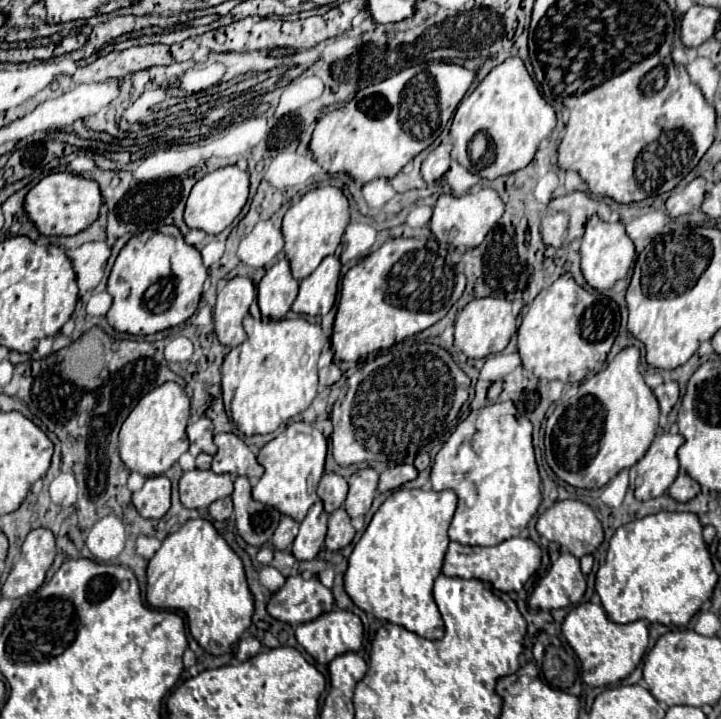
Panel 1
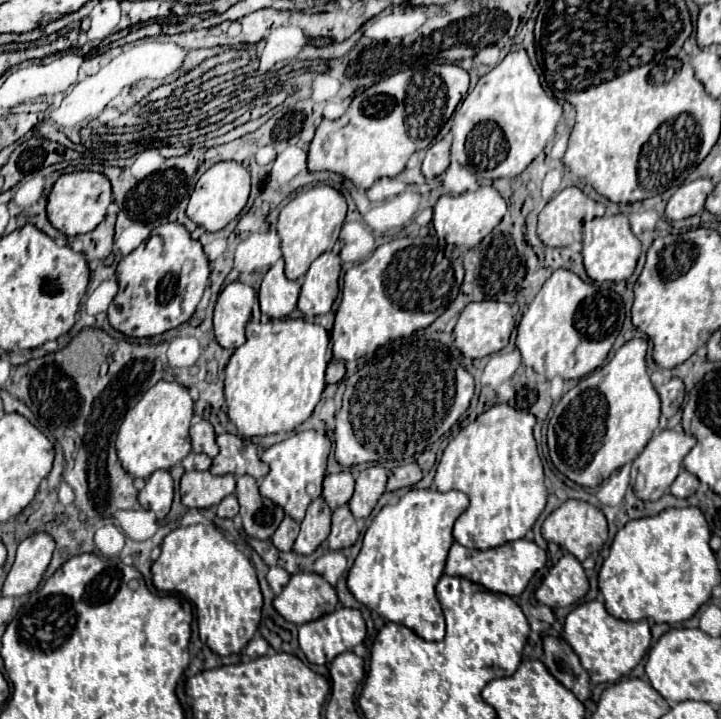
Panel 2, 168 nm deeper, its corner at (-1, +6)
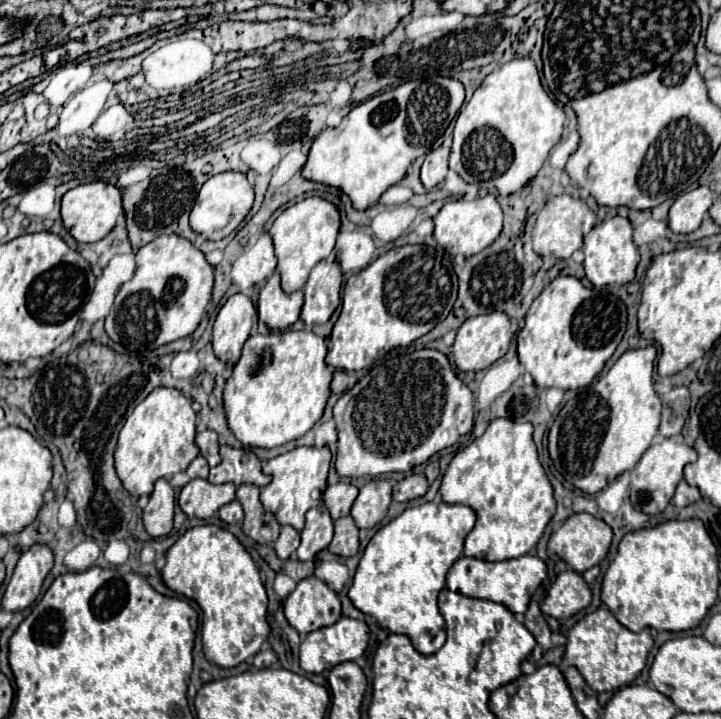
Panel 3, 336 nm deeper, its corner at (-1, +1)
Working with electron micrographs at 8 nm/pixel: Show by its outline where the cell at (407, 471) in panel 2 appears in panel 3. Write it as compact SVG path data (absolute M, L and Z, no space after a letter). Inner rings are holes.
M411 474L393 486L393 498L397 502L409 502L425 496L429 490L427 478L423 474Z

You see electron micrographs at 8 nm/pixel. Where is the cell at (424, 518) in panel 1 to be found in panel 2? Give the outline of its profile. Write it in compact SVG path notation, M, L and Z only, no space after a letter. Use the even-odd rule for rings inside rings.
M409 489L403 497L399 497L397 503L385 505L373 517L363 537L363 547L347 575L347 587L355 595L355 599L367 605L369 609L377 611L383 619L413 629L419 637L427 641L441 641L445 637L445 619L435 595L435 585L443 575L447 553L453 543L451 535L453 523L465 511L467 505L469 499L465 493L461 491L441 493L437 489Z

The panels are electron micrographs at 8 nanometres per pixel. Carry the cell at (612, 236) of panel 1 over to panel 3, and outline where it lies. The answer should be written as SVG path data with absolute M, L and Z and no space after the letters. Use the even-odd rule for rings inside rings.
M615 216L605 222L599 222L587 236L584 236L583 242L583 268L593 289L614 284L623 286L635 278L635 268L639 264L639 250L633 244L633 228L627 218Z

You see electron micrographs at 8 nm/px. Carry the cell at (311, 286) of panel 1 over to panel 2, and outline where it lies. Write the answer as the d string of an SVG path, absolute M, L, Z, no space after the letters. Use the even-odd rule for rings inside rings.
M335 253L319 255L303 277L301 295L297 309L307 317L329 313L340 287L337 285L341 273L341 259Z

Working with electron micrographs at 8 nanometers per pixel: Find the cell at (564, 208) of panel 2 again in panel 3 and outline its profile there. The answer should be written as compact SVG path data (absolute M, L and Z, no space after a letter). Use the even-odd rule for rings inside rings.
M561 194L551 200L537 216L533 226L533 250L539 256L553 254L557 258L571 258L575 250L583 246L583 216L587 212L587 204L579 198L571 198L569 194Z

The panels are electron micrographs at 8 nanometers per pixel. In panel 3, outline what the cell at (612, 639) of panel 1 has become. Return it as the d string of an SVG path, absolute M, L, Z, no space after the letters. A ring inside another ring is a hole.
M599 608L597 612L587 614L583 620L579 620L567 634L567 646L565 646L565 660L579 670L587 686L595 692L609 692L619 690L627 684L631 684L641 670L647 664L647 656L653 648L651 630L645 628L641 632L627 630L613 612Z

